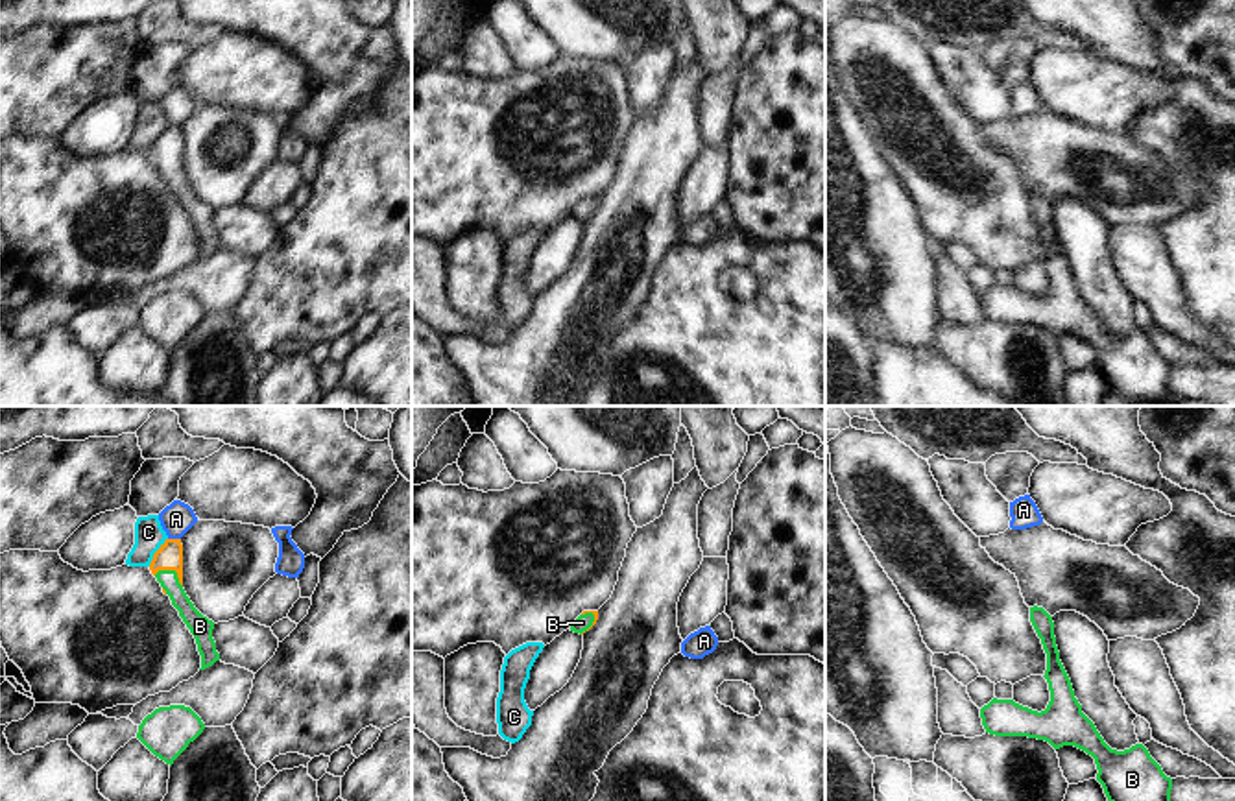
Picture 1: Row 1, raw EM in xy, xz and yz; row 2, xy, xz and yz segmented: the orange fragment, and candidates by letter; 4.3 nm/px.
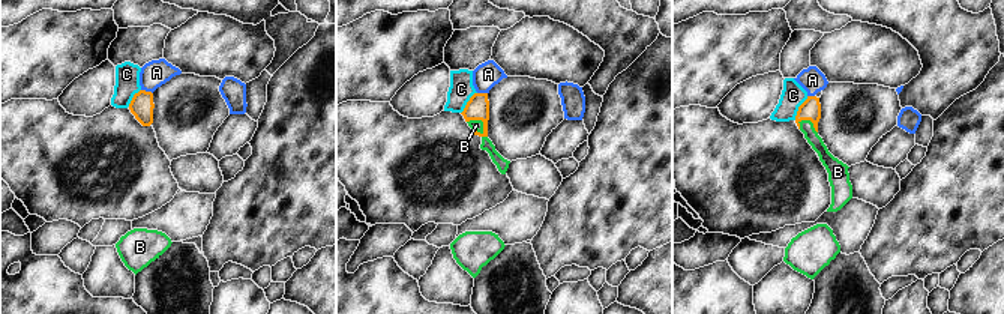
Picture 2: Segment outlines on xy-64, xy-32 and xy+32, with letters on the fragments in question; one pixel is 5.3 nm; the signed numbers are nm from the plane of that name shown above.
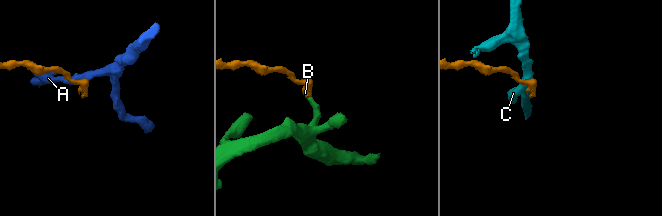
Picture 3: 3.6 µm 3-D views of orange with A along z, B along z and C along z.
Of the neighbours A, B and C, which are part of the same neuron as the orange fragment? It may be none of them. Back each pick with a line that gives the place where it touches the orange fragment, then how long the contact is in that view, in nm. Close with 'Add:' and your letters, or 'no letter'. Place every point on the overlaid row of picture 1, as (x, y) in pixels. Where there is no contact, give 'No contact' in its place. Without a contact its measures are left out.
B: Touches orange at xy (172, 569). Shared border 140 nm
Add: B

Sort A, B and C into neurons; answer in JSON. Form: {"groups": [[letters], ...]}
{"groups": [["A"], ["B"], ["C"]]}

